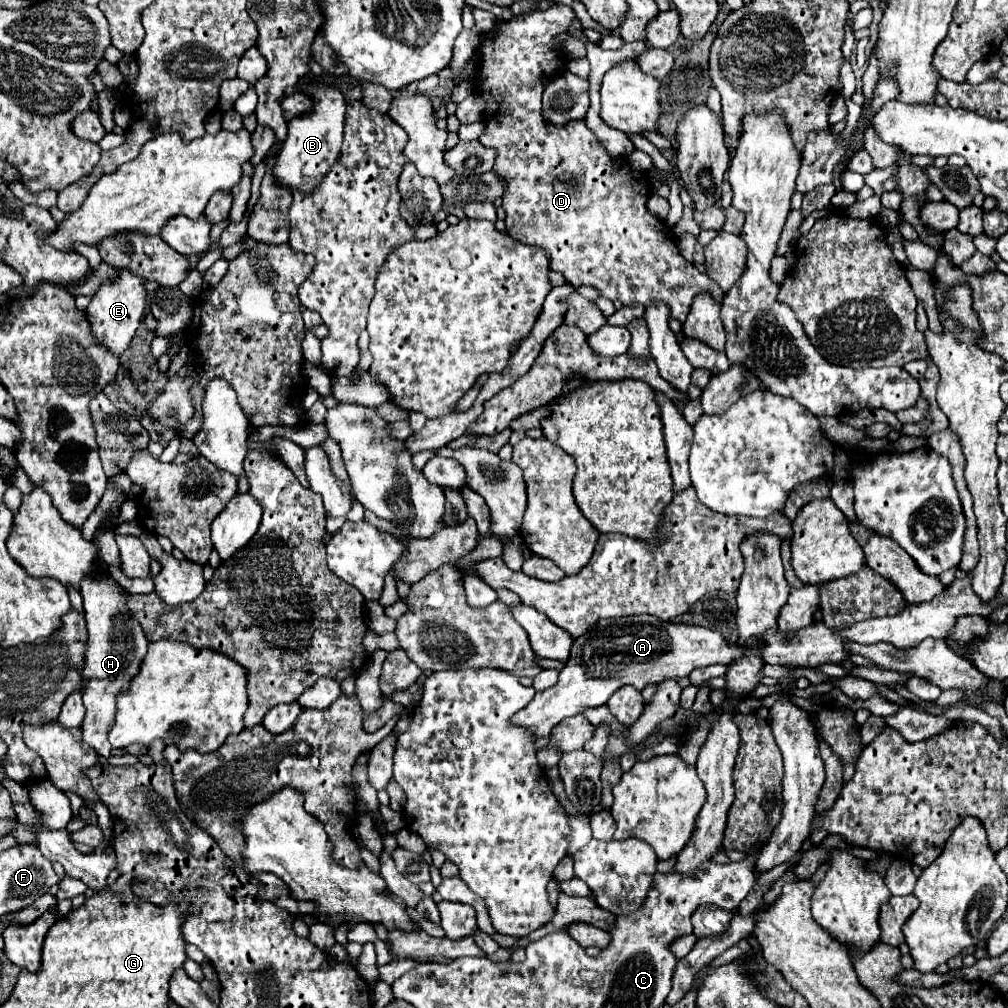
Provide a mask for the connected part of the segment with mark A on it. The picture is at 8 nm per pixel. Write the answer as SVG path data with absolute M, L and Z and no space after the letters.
M649 614L599 620L589 632L573 640L571 656L559 674L559 682L553 688L537 692L535 698L513 716L513 724L529 728L535 738L547 738L551 728L563 718L605 704L609 696L625 684L643 690L647 684L689 676L691 670L699 666L729 664L739 656L741 650L735 644L727 644L719 632L709 628L663 622Z

